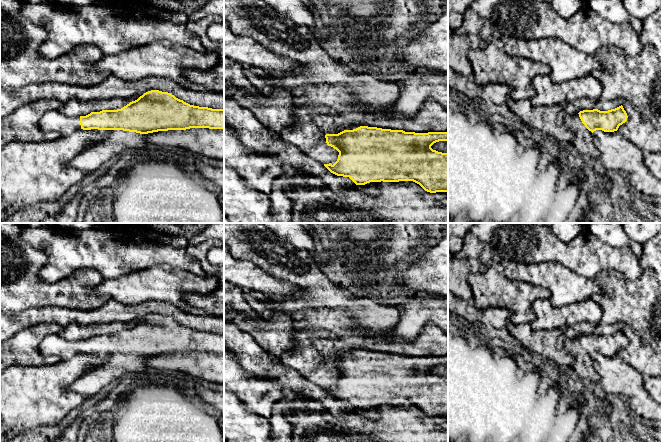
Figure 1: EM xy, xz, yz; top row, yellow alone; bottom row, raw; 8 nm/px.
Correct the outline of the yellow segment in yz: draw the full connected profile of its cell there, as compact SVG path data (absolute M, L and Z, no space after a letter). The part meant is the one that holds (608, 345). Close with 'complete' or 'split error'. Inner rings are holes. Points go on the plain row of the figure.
M621 329L608 335L593 333L580 335L578 338L567 338L565 348L574 357L571 368L580 380L598 383L599 375L593 367L592 357L596 354L617 355L627 342L627 337Z; split error

